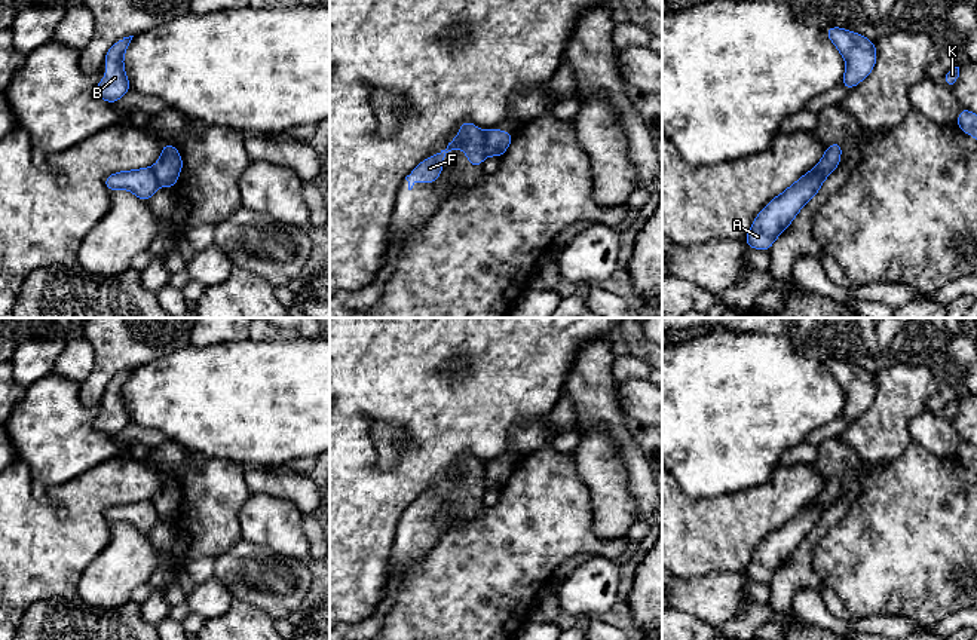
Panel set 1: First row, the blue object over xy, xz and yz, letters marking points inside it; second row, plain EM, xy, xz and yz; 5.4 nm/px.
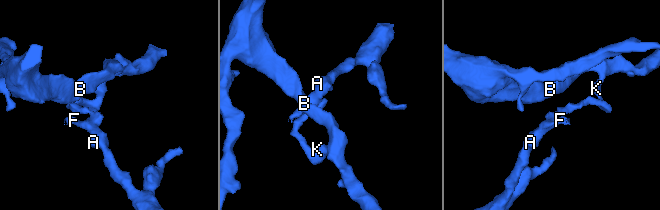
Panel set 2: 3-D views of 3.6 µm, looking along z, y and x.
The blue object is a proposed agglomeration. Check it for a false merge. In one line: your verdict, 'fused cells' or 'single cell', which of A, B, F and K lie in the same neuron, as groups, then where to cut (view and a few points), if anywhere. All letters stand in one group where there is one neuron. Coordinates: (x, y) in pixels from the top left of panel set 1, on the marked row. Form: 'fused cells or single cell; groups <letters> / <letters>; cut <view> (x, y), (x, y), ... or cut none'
fused cells; groups A F / B K; cut xz (484, 132), (486, 155)

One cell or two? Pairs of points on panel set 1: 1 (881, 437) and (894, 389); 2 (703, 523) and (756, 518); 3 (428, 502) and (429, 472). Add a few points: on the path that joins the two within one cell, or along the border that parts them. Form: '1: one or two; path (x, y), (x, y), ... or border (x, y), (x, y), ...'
1: one; path (884, 425), (894, 401)
2: one; path (716, 523), (743, 521)
3: two; border (456, 468), (444, 481), (425, 490), (403, 513)

